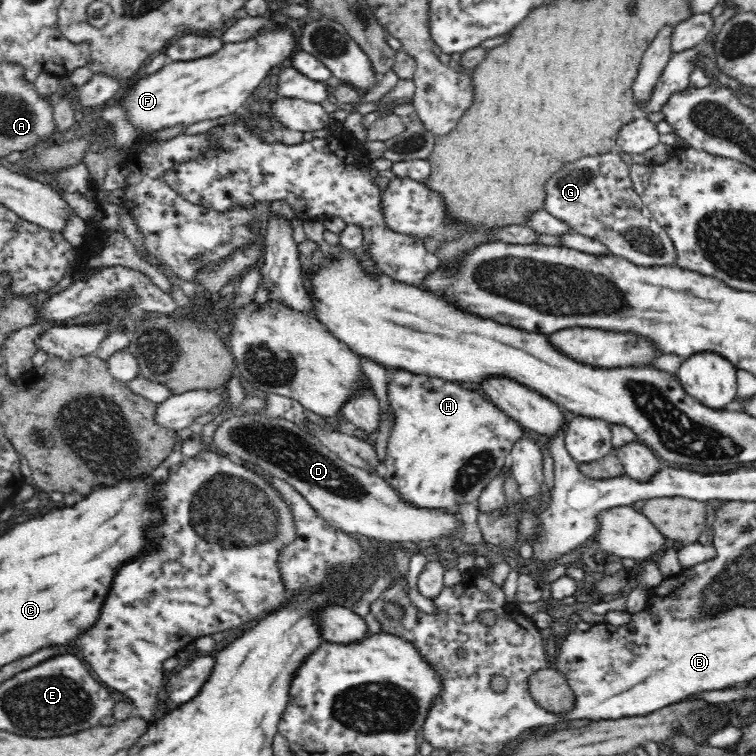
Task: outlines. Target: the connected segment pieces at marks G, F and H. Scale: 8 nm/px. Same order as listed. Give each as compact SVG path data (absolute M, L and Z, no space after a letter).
M619 150L568 161L546 180L544 190L543 209L548 214L565 222L574 233L599 240L608 253L642 267L673 264L673 242L635 192L630 166L624 162Z
M282 19L274 32L260 32L252 40L225 43L221 52L194 61L164 65L158 72L139 78L118 104L141 138L174 126L190 126L235 114L273 66L287 64L294 52L294 38L284 31Z
M386 369L386 373L388 401L394 417L384 461L386 472L382 478L400 491L402 499L422 508L440 508L454 513L458 503L478 500L490 480L509 463L514 444L525 438L526 430L479 391L402 369Z

